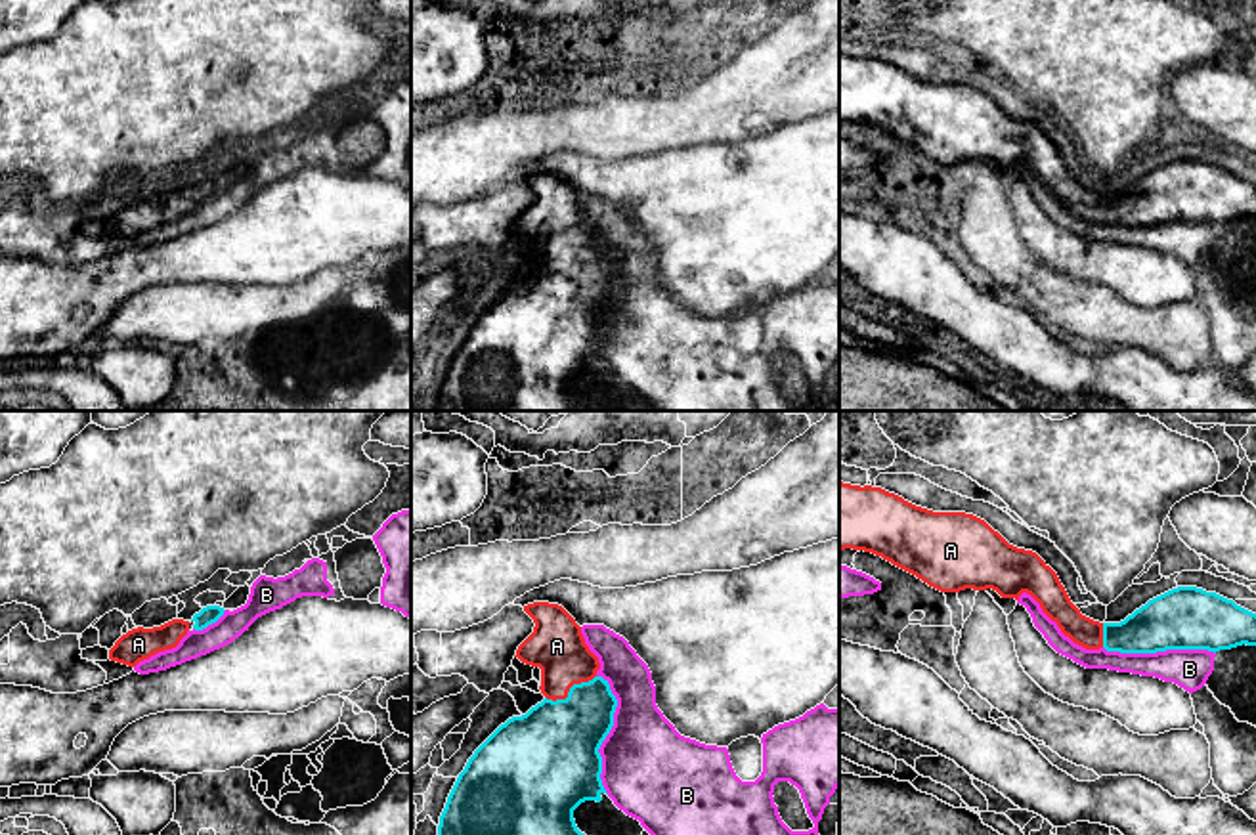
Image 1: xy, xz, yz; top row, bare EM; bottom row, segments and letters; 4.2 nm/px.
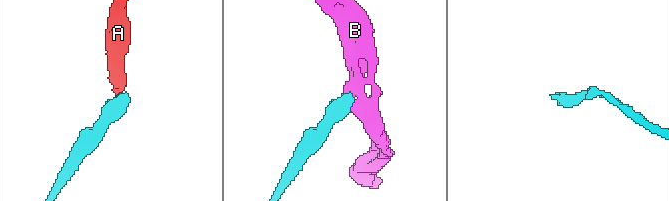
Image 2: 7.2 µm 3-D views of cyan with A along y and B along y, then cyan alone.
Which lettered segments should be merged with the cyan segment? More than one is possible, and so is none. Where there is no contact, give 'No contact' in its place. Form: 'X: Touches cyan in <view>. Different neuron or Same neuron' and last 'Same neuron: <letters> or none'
A: Touches cyan in xz. Same neuron
B: Touches cyan in xz. Different neuron
Same neuron: A

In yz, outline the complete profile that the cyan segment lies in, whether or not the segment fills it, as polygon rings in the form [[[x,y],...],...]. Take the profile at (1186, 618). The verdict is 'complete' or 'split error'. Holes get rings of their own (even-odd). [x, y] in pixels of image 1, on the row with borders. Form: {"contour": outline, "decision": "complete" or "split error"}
{"contour": [[[839,482],[839,550],[872,552],[941,592],[996,590],[1002,598],[1030,594],[1061,632],[1086,650],[1157,653],[1166,650],[1231,650],[1256,646],[1256,613],[1197,587],[1172,589],[1120,623],[1099,623],[1080,613],[1057,573],[1032,550],[1009,545],[985,520],[965,512],[933,512],[872,485]]], "decision": "split error"}

